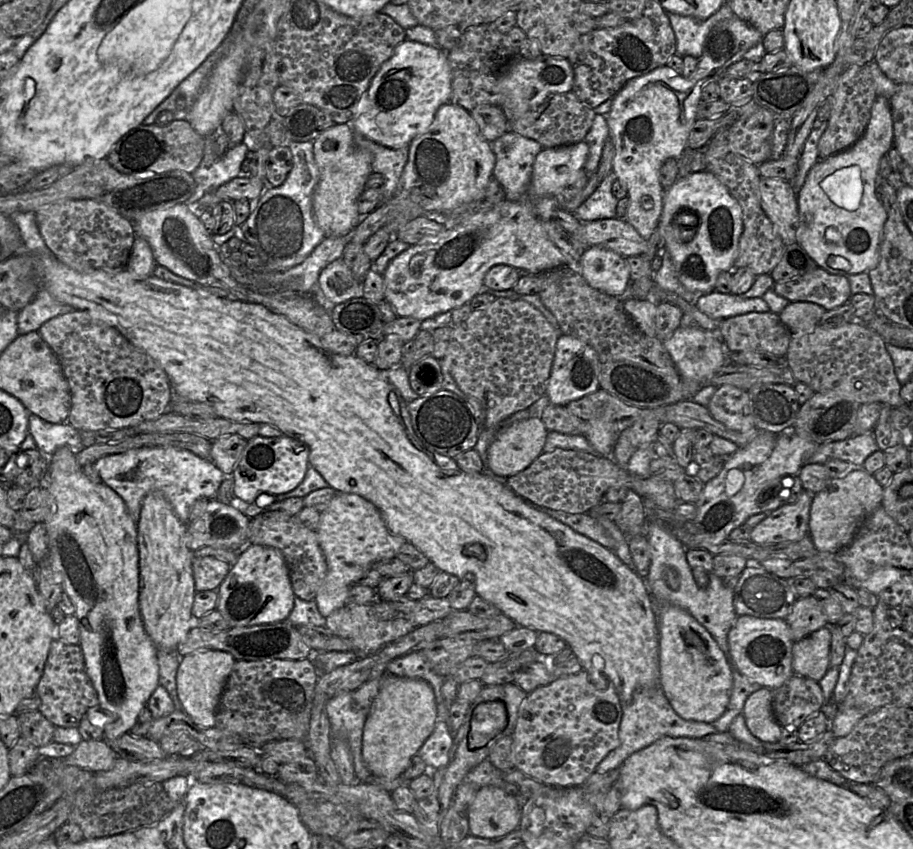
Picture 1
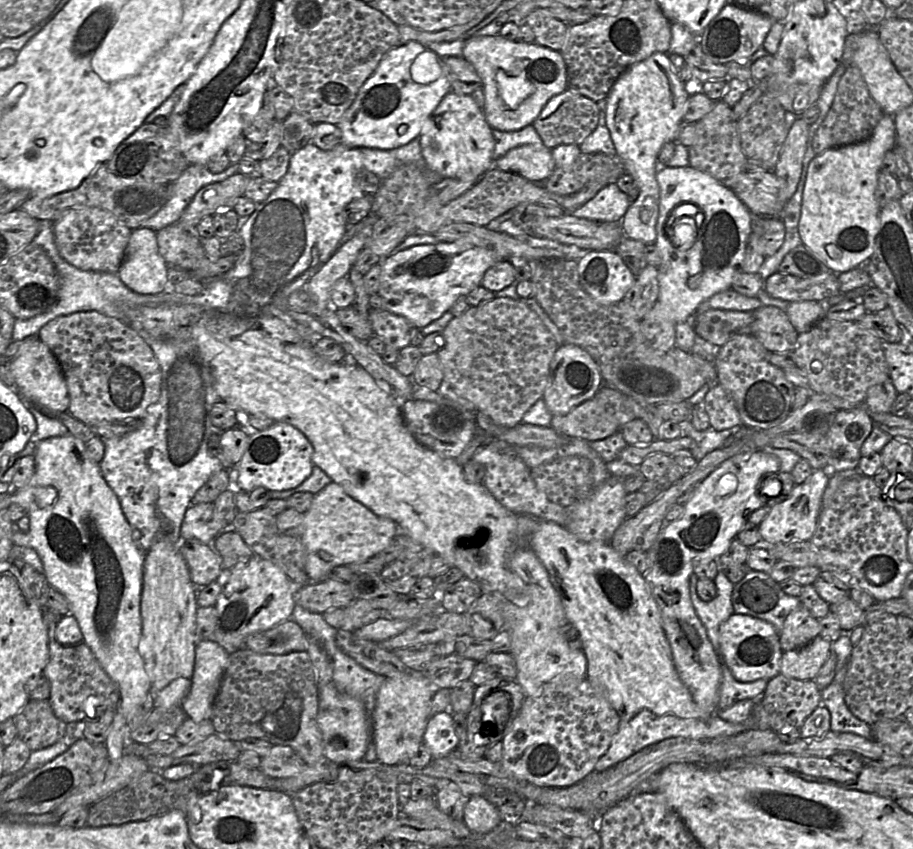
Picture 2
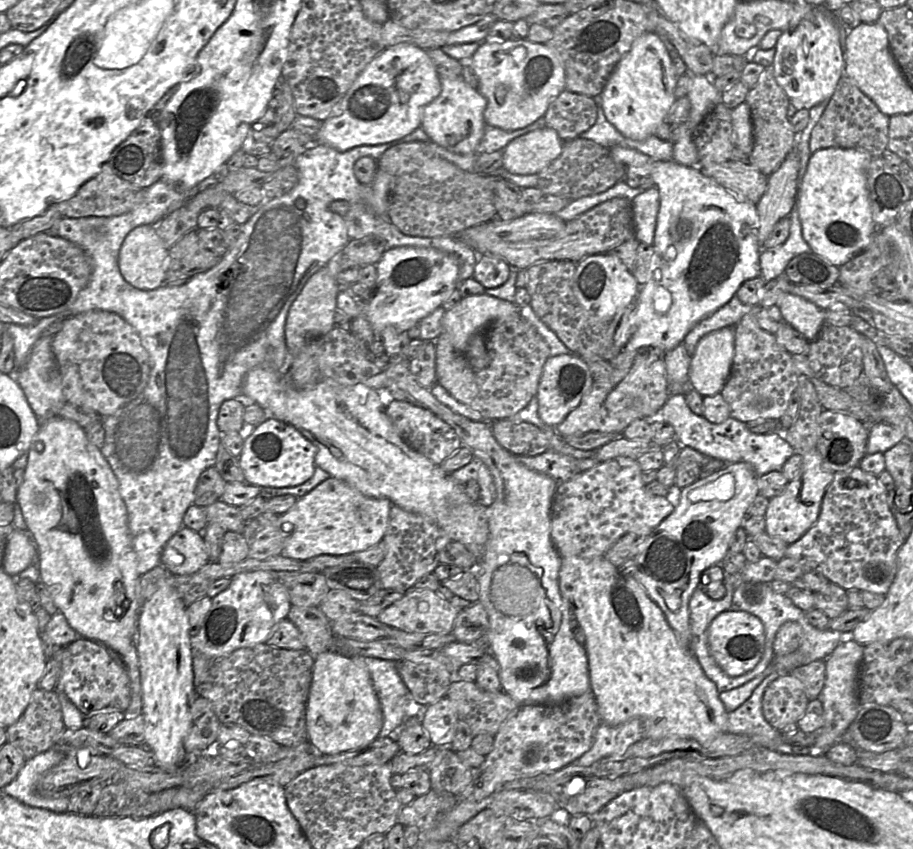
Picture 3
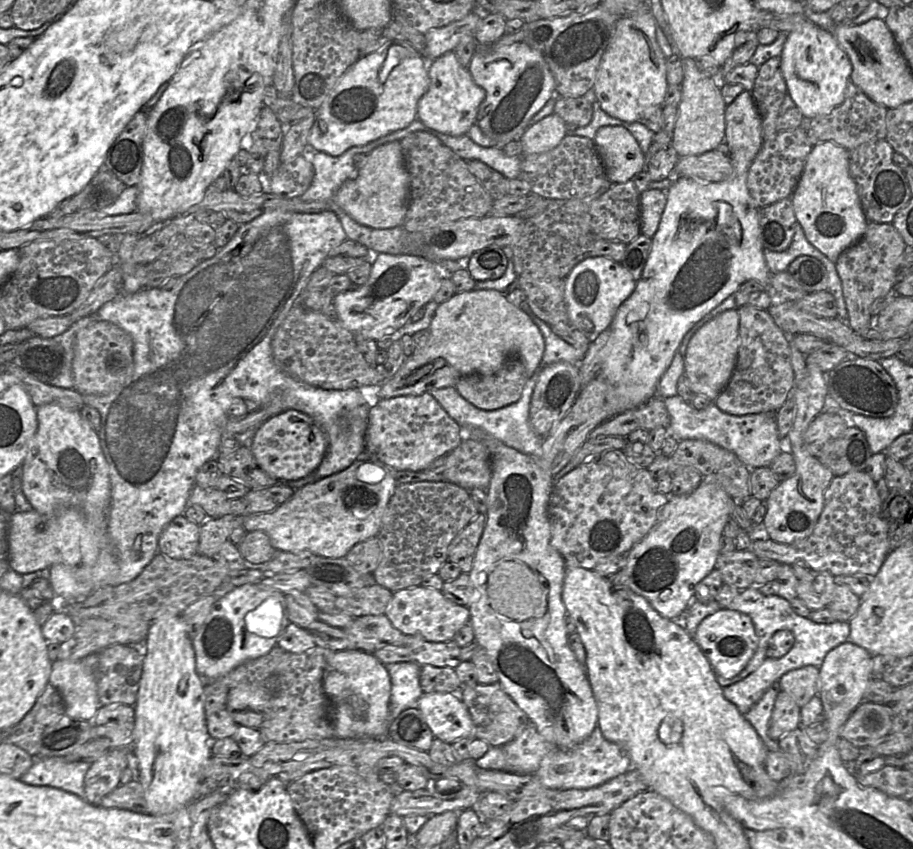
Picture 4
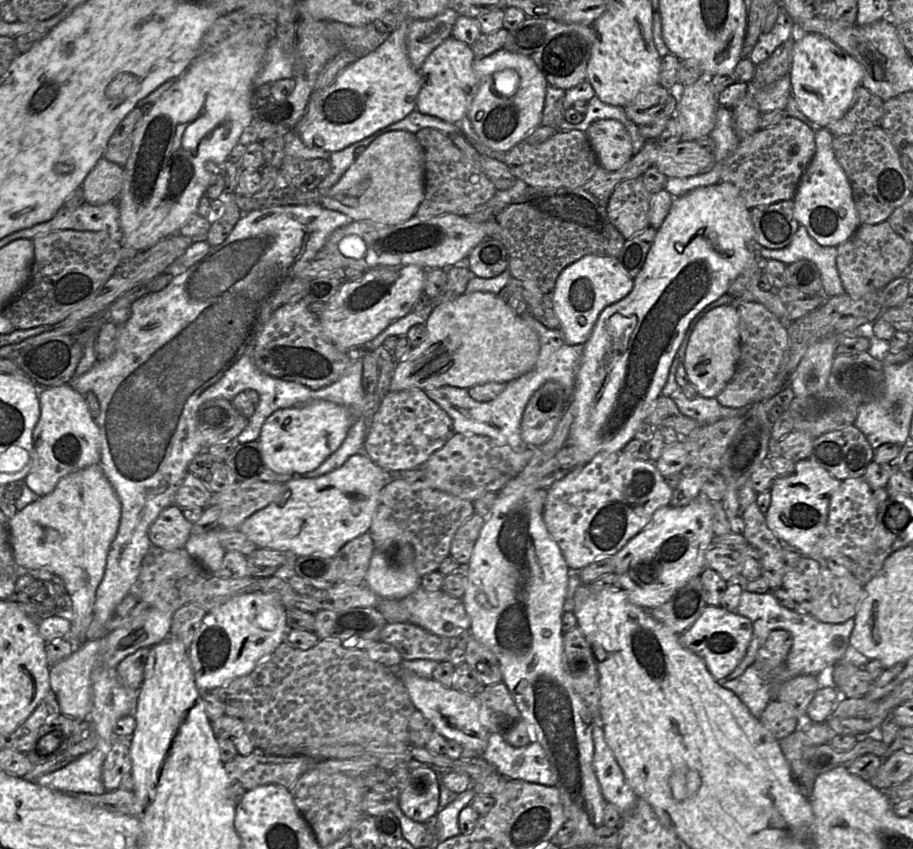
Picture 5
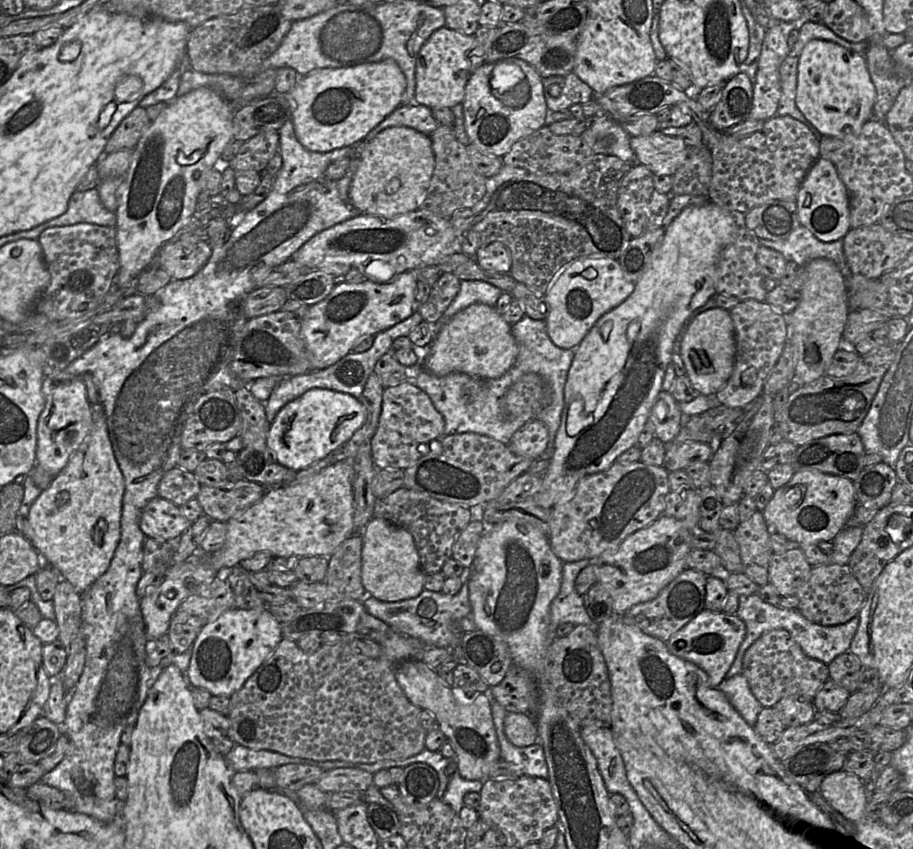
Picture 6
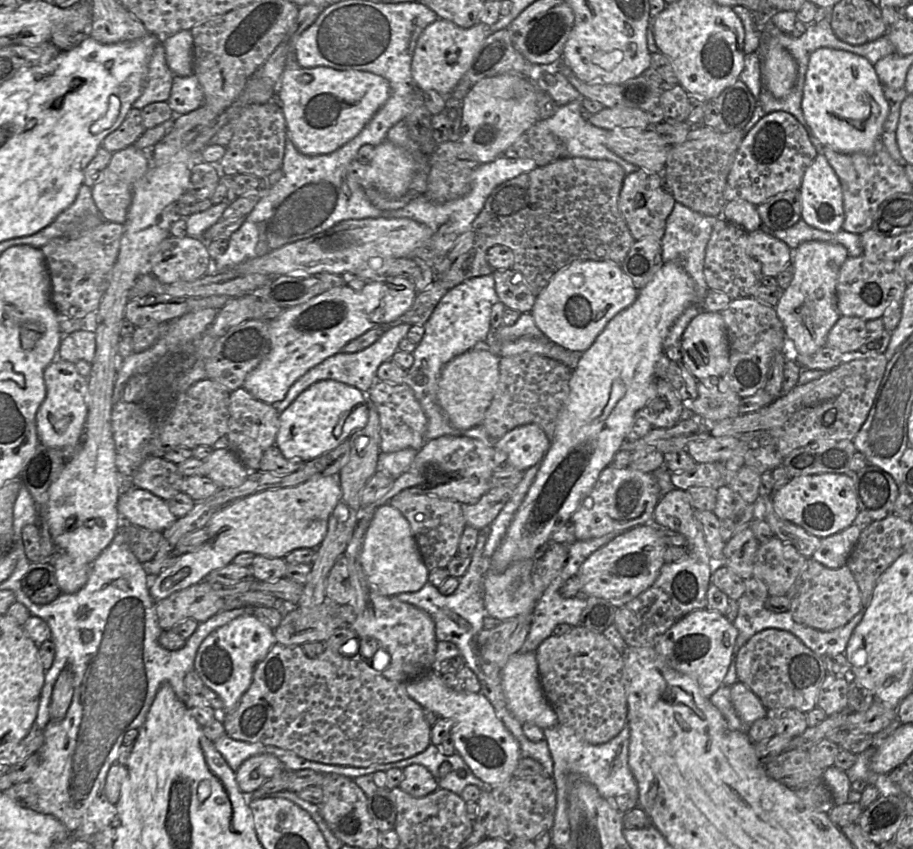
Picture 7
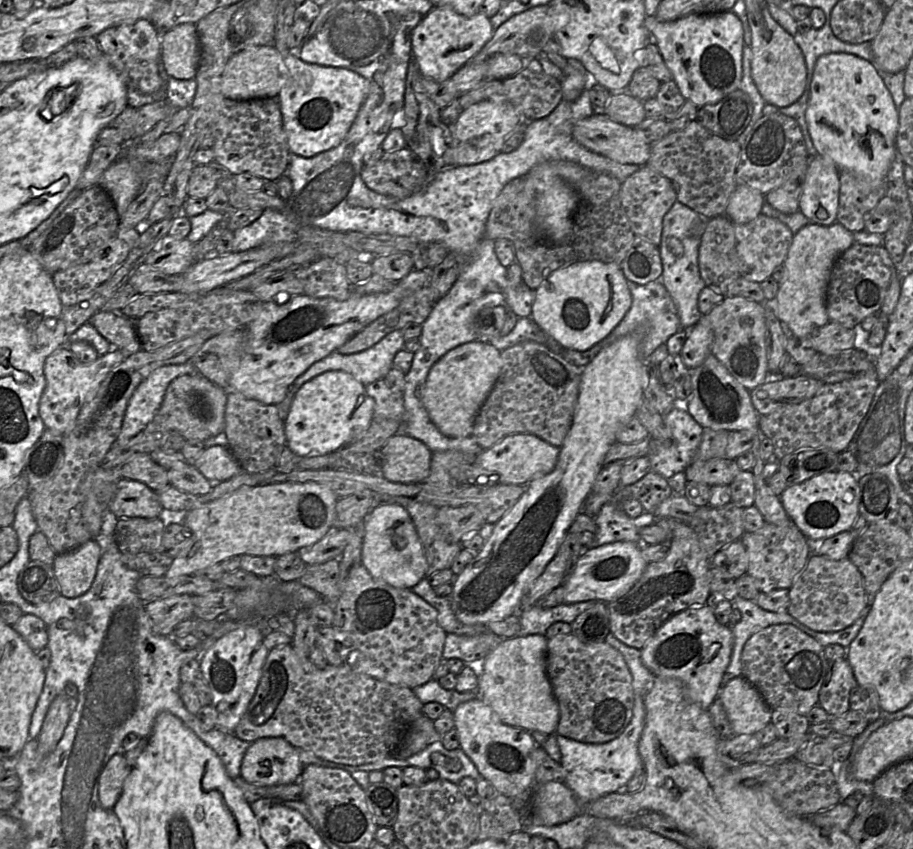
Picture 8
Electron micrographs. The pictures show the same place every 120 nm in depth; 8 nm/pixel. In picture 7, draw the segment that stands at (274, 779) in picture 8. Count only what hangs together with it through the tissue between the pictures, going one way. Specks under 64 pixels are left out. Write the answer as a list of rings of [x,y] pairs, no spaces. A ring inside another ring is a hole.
[[[258,754],[246,759],[236,771],[236,781],[243,794],[251,796],[262,784],[284,769],[272,754]]]

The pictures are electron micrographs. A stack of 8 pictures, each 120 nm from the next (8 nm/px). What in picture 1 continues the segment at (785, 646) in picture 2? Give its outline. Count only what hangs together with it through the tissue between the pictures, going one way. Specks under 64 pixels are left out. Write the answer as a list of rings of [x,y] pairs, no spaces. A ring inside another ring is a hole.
[[[813,595],[798,597],[785,621],[794,642],[828,624],[819,601]]]

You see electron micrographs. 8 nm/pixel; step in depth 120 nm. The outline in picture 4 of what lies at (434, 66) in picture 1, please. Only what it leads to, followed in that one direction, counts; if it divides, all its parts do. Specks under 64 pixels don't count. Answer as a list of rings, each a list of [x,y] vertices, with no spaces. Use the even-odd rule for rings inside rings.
[[[403,40],[388,42],[379,50],[360,57],[338,80],[321,106],[308,135],[308,147],[331,156],[339,156],[352,146],[362,146],[409,126],[417,119],[417,105],[429,88],[428,61]]]

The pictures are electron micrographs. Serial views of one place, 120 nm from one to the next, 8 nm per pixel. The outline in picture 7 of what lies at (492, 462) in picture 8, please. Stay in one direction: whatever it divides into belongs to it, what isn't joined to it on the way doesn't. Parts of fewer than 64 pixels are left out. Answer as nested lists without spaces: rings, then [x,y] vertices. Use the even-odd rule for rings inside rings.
[[[537,424],[515,427],[494,442],[494,448],[503,453],[505,462],[526,471],[541,463],[550,449],[551,441]]]

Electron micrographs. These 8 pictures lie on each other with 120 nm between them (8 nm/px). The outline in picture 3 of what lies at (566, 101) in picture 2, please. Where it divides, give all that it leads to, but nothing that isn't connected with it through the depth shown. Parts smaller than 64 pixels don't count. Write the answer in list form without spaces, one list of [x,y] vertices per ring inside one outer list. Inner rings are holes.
[[[564,90],[550,103],[544,116],[546,126],[554,129],[561,140],[572,140],[590,129],[597,119],[597,105],[592,97]]]

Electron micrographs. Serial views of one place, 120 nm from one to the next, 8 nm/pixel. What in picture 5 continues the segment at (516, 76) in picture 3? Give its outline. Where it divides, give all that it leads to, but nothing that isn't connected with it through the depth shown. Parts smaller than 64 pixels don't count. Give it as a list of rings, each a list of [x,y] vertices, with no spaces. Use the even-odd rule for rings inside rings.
[[[503,48],[487,57],[475,59],[473,71],[478,80],[478,91],[467,116],[482,144],[495,151],[507,153],[522,142],[530,131],[540,126],[548,82],[531,58]],[[507,68],[518,73],[519,84],[515,93],[503,96],[495,89],[495,75]]]

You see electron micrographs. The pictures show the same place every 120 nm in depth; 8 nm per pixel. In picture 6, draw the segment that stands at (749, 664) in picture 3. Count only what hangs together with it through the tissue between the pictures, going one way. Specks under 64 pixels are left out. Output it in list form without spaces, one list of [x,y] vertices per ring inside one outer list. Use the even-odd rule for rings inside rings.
[[[704,609],[666,642],[668,650],[678,658],[691,662],[704,670],[712,687],[726,677],[746,634],[745,623],[736,614]]]

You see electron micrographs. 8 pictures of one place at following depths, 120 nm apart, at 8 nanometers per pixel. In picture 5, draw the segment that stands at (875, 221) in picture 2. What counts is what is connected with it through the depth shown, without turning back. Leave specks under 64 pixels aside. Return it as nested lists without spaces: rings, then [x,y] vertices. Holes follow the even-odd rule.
[[[827,128],[815,130],[816,150],[806,167],[793,197],[794,218],[821,246],[839,246],[861,225],[853,200],[852,188],[832,147],[833,135]]]

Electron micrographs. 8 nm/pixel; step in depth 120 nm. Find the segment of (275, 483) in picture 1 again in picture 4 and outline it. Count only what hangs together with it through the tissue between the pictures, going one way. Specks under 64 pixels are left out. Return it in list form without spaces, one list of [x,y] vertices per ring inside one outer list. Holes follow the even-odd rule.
[[[288,409],[257,428],[250,448],[262,470],[279,482],[288,482],[309,475],[319,466],[327,449],[327,437],[309,415]]]

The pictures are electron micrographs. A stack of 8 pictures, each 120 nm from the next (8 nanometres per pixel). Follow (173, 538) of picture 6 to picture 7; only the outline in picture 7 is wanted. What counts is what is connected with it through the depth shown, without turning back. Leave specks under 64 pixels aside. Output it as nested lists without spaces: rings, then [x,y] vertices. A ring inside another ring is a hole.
[[[134,486],[121,491],[117,509],[124,523],[159,532],[163,532],[176,520],[166,501]]]

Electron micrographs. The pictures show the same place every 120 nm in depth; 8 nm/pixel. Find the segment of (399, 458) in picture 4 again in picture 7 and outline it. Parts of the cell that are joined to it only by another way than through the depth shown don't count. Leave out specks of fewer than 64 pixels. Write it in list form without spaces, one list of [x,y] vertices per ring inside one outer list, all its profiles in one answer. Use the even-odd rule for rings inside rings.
[[[376,380],[365,395],[379,414],[380,453],[391,453],[405,448],[419,450],[423,446],[426,442],[427,418],[413,390],[407,384]]]

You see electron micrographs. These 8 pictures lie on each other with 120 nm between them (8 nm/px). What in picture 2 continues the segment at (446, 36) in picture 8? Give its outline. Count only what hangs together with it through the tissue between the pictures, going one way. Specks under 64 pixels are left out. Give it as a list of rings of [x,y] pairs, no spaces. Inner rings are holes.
[[[452,91],[446,94],[427,120],[419,142],[430,184],[442,178],[477,182],[494,166],[492,128],[471,95],[458,95]]]

